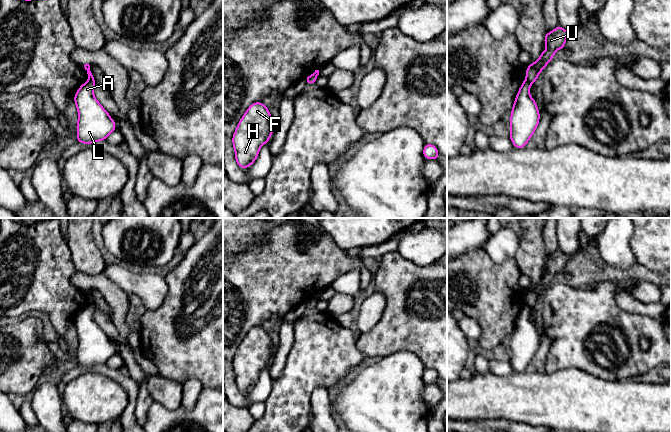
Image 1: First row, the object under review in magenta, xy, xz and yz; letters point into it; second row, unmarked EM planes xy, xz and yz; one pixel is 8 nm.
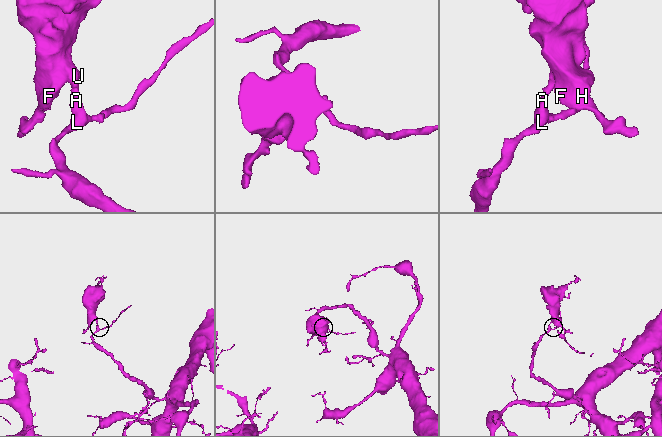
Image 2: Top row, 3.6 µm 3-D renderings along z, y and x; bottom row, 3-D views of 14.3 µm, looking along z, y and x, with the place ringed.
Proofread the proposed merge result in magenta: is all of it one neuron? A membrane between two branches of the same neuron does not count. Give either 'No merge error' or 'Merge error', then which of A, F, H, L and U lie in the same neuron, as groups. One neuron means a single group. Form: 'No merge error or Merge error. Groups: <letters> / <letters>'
Merge error. Groups: A L / F H U

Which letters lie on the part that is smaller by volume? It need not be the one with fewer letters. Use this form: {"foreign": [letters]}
{"foreign": ["F", "H", "U"]}

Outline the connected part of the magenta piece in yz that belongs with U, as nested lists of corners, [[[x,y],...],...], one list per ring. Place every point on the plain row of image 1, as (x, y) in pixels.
[[[559,249],[552,256],[546,257],[544,263],[544,268],[547,270],[546,274],[540,278],[536,286],[528,288],[526,304],[529,307],[536,306],[538,298],[543,295],[544,291],[552,284],[556,275],[564,272],[570,257],[571,255],[566,255]]]

